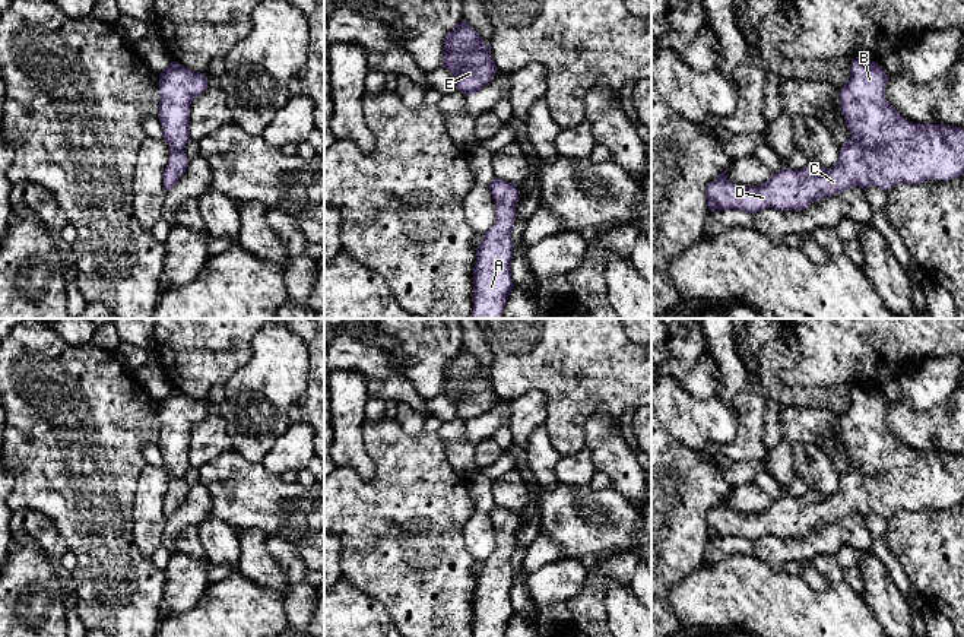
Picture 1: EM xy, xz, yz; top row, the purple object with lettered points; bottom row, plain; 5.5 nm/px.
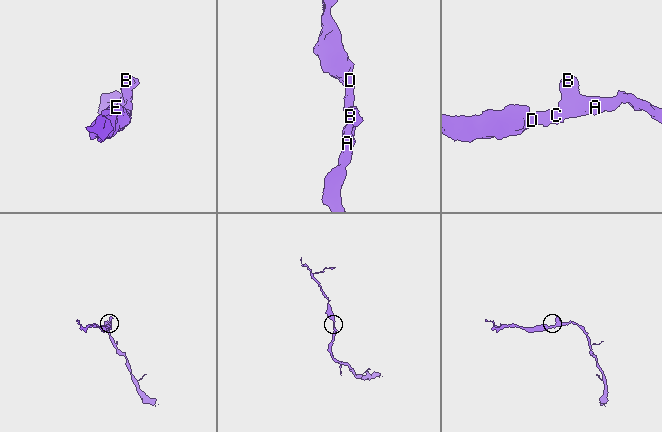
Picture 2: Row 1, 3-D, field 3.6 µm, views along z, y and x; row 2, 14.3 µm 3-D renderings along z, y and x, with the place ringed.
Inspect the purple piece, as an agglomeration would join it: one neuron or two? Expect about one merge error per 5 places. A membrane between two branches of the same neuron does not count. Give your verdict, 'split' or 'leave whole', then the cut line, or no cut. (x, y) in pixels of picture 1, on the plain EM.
leave whole | no cut

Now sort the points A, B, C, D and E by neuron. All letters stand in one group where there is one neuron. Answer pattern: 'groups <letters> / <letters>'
groups A B C D E

